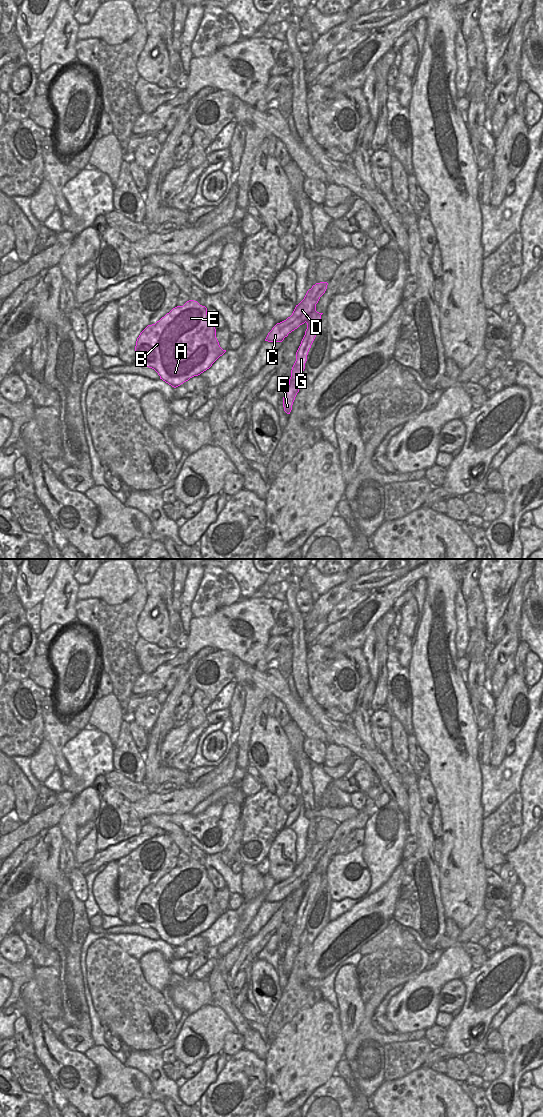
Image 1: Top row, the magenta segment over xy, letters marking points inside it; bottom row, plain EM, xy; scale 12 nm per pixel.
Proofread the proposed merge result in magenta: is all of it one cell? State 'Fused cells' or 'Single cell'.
Fused cells

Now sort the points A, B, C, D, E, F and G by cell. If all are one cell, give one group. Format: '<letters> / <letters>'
A B C D E / F G

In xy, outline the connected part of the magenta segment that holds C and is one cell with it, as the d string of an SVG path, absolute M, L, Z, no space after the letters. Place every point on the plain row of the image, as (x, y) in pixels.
M327 842L316 843L309 849L304 859L296 865L292 875L286 880L277 883L268 893L265 901L282 902L289 893L304 884L309 875L315 870L320 857L327 849Z

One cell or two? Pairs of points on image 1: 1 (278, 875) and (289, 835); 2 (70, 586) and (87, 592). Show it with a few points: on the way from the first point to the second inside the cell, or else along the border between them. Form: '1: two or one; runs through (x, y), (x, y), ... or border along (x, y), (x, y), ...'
1: one; runs through (275, 864), (277, 862), (278, 843)
2: two; border along (79, 585), (76, 591), (76, 599)

